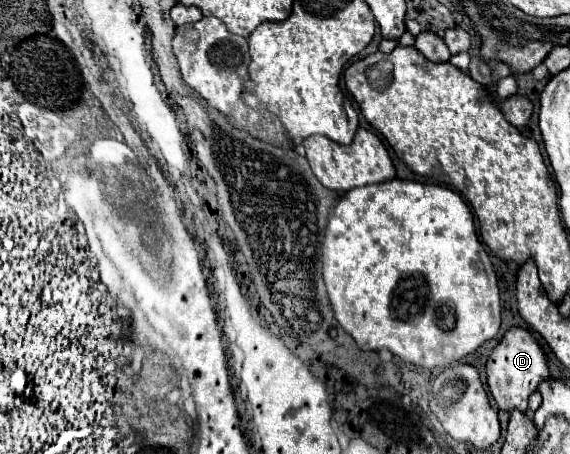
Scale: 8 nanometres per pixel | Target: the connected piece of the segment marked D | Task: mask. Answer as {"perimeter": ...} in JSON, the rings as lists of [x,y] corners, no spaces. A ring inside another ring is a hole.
{"perimeter":[[[511,327],[503,335],[499,345],[491,351],[491,355],[487,359],[485,373],[487,373],[489,391],[491,391],[497,407],[503,411],[513,411],[513,409],[527,411],[529,395],[537,391],[537,385],[541,381],[549,379],[549,369],[545,363],[543,349],[537,345],[537,341],[531,337],[531,333],[521,327]]]}

